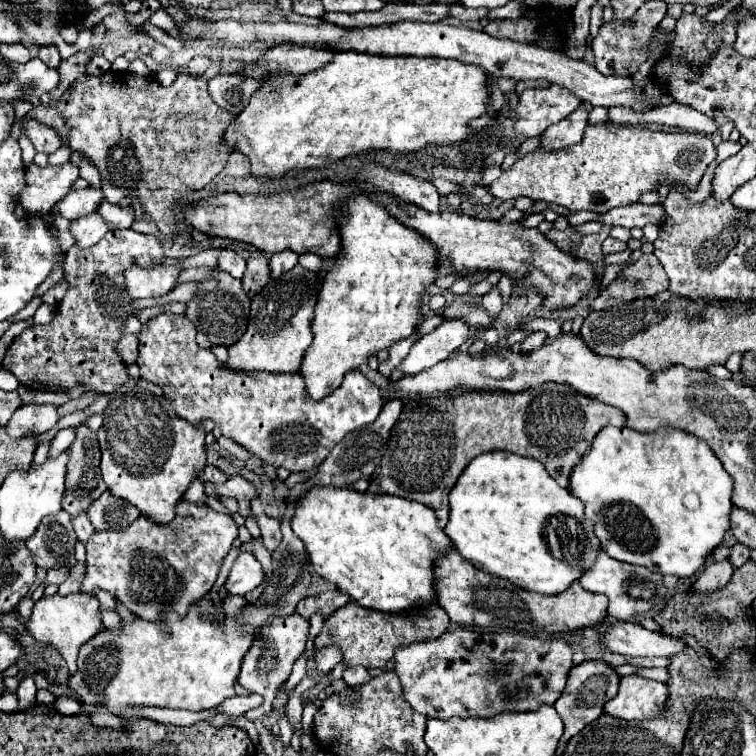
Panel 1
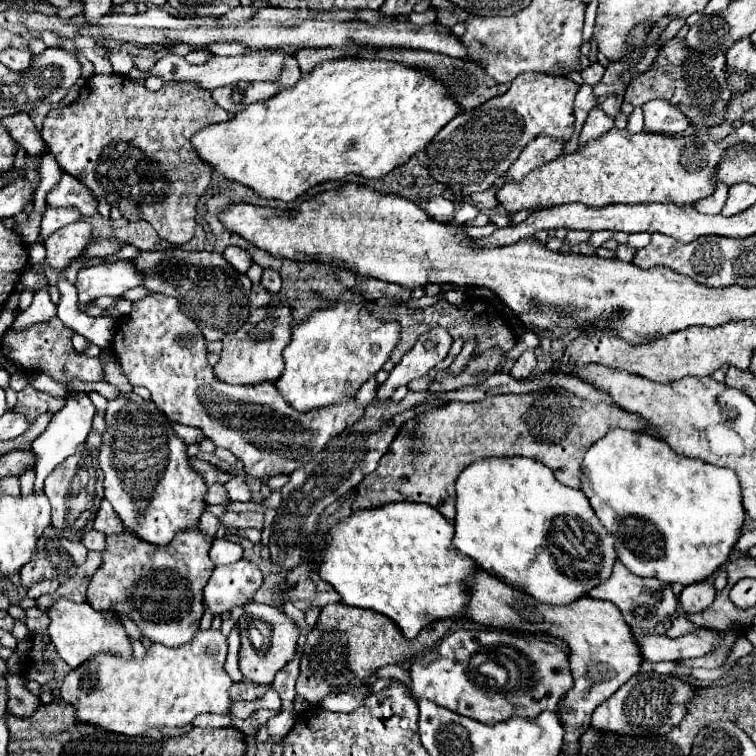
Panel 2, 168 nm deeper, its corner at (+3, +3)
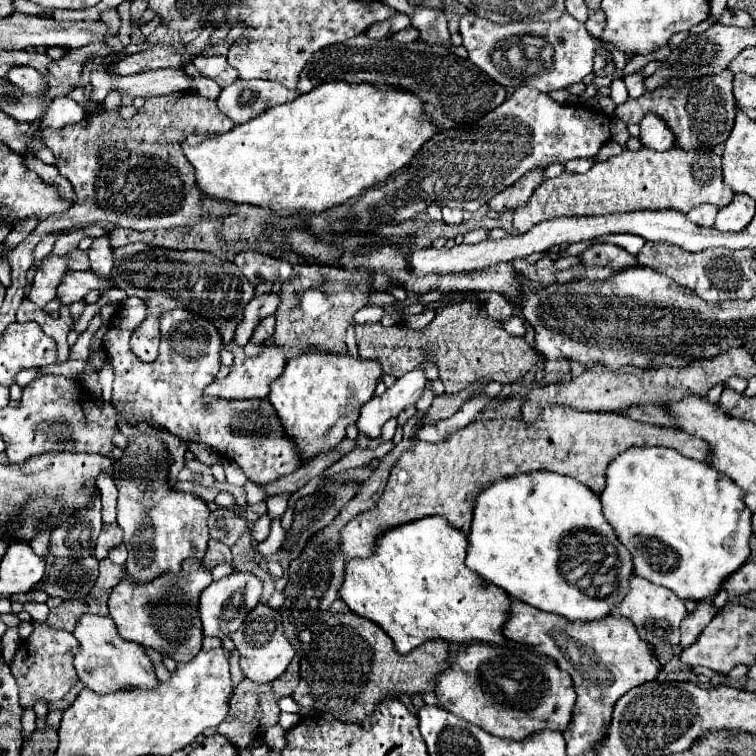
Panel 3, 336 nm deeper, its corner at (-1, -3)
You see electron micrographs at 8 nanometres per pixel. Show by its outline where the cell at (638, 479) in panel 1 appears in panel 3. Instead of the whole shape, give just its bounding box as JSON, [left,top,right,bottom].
[599,447,751,601]

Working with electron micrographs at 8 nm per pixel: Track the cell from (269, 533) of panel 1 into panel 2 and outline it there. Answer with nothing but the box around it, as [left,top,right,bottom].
[219,511,263,531]

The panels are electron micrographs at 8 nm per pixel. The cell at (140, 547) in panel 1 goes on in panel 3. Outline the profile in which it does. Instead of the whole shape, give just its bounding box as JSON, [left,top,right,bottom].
[109,557,211,661]

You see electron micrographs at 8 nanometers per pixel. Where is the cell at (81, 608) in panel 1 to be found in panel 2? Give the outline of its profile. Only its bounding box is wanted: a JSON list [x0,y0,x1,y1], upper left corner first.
[49,601,131,667]

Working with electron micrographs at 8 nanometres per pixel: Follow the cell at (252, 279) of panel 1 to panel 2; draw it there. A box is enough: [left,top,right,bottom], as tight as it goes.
[249,285,271,311]

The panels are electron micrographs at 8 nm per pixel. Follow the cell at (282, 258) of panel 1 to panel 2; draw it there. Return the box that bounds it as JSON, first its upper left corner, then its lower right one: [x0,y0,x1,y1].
[261,269,281,295]

